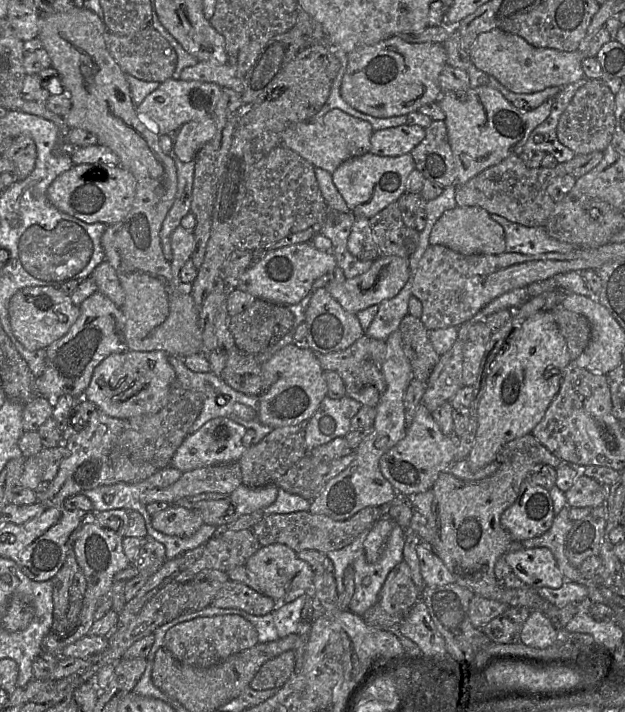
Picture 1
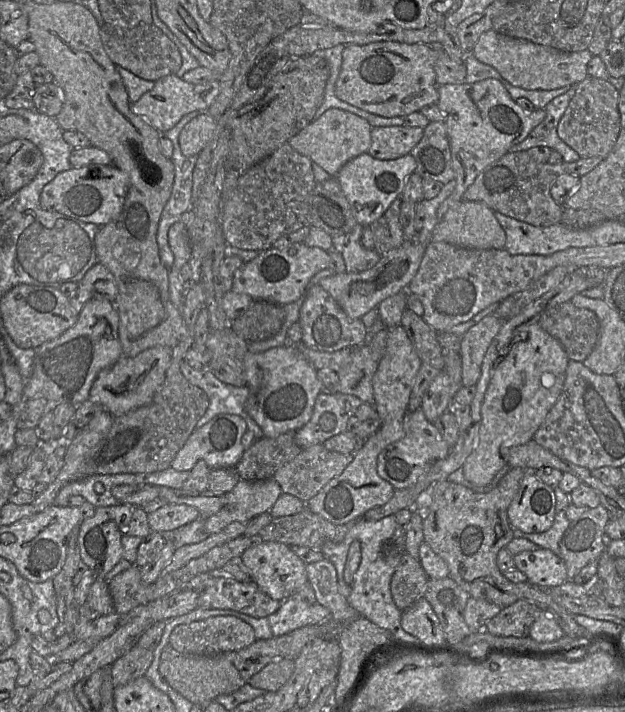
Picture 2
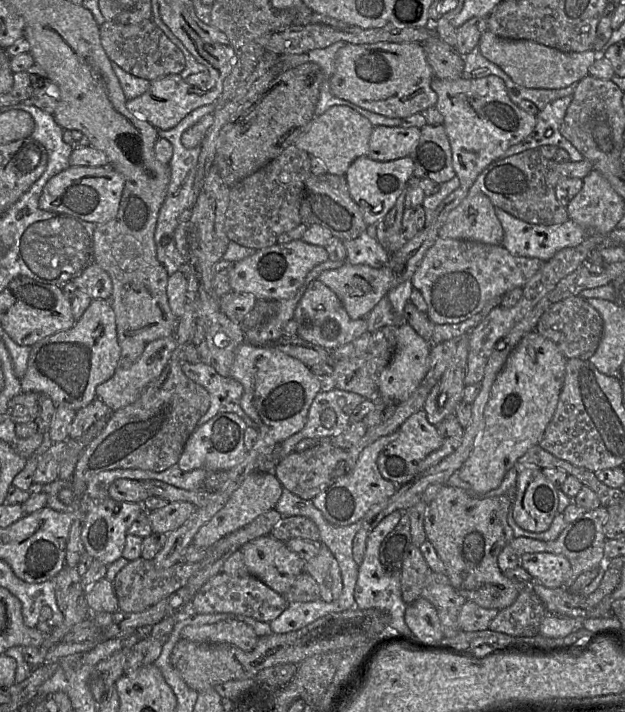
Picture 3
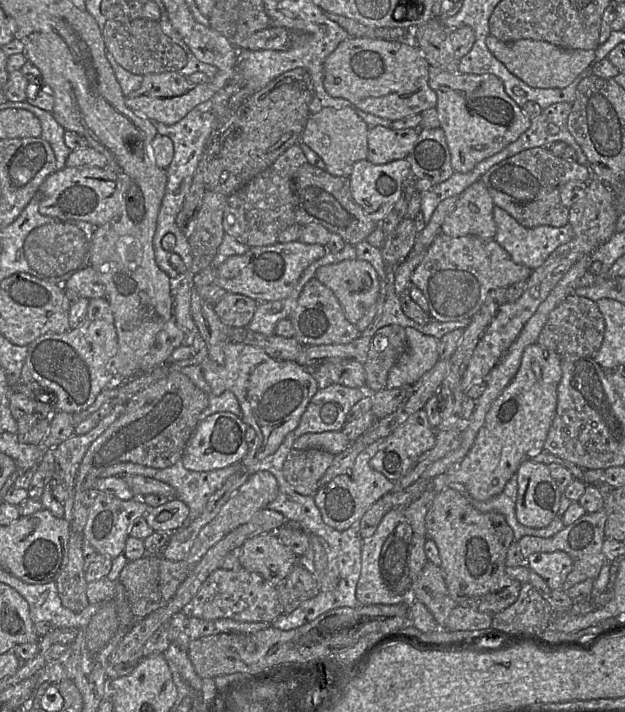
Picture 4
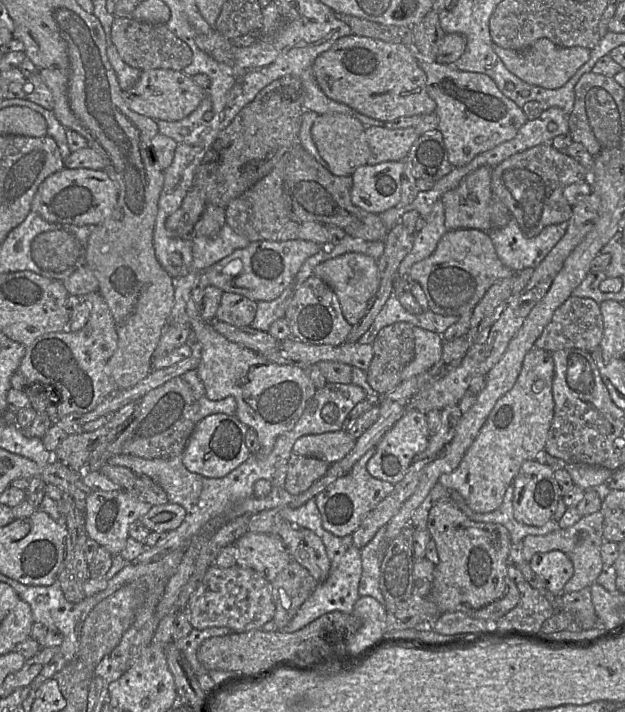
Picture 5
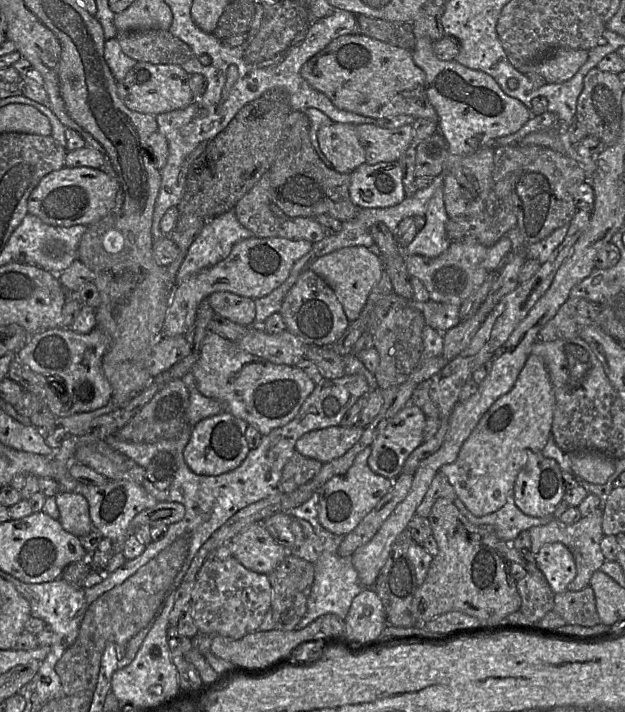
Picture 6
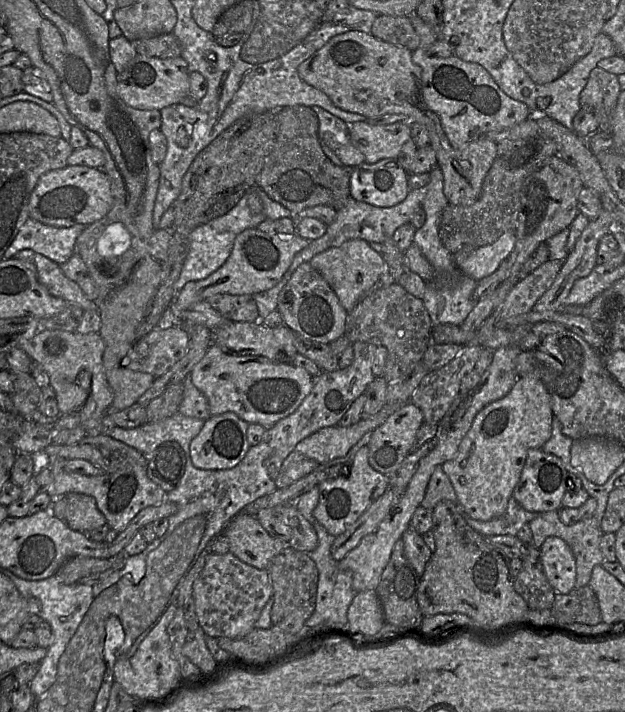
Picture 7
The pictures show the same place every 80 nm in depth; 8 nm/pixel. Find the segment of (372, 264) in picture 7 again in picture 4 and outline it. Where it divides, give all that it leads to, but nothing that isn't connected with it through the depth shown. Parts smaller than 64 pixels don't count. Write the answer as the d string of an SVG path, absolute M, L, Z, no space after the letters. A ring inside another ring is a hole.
M343 260L321 266L316 270L315 277L333 292L345 317L354 325L377 302L380 292L379 277L367 261Z

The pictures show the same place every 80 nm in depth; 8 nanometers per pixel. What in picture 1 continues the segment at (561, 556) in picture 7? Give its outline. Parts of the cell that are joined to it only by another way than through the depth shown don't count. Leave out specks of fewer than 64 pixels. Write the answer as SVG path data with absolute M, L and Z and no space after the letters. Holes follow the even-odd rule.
M523 547L517 551L506 552L503 557L512 573L528 587L560 588L567 581L554 554L546 547Z

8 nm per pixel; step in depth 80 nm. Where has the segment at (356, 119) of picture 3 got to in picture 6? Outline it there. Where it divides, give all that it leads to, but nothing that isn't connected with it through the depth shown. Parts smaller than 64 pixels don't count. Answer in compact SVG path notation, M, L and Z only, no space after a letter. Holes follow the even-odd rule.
M332 122L322 126L317 132L317 139L330 167L337 172L351 174L366 163L365 150L354 124Z

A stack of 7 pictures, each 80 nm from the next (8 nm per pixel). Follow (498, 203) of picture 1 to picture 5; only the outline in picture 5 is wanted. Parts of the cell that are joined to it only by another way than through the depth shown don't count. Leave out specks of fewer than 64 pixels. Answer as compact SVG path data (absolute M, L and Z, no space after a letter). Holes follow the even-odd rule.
M540 144L505 159L491 170L491 190L511 212L526 237L537 236L545 227L568 222L572 206L563 196L563 190L570 184L590 181L590 170L565 151L559 151L549 144Z

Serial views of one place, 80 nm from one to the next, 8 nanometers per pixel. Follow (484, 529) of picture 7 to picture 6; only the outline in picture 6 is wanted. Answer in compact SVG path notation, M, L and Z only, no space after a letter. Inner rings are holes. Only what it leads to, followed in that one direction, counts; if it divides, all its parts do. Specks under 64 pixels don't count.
M514 489L508 491L506 503L502 508L481 517L474 516L458 497L453 503L472 524L492 528L496 536L505 542L513 542L521 531L529 530L534 526L546 525L555 519L553 514L545 517L525 515L515 505Z

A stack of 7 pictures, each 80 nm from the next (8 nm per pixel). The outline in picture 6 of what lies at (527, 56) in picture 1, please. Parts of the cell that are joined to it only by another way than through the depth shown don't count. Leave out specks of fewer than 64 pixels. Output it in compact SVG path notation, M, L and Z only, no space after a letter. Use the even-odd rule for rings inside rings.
M558 48L533 63L521 63L508 55L510 63L522 74L538 73L546 84L562 83L571 79L587 61L589 51Z

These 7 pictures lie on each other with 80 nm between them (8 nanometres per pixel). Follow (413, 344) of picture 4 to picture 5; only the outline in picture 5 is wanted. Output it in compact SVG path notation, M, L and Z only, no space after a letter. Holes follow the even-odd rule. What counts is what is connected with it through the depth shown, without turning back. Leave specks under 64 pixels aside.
M416 326L413 328L413 334L415 356L401 372L401 381L409 380L418 374L428 371L442 356L444 341L441 335Z

